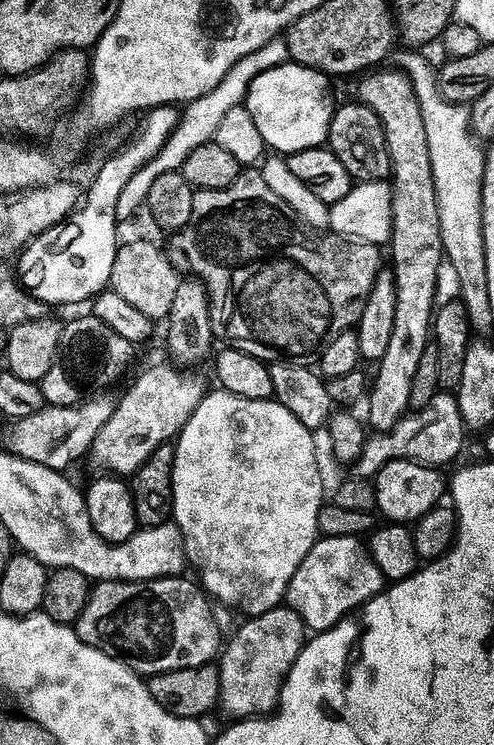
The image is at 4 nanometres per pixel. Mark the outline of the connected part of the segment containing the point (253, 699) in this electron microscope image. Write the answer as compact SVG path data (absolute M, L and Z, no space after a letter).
M277 606L247 623L229 646L227 643L218 660L220 704L225 714L233 716L231 719L236 722L255 717L263 709L260 707L279 693L280 685L306 643L304 619L295 608Z

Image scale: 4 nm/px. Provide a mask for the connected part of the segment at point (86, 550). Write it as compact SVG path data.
M64 496L64 508L72 512L72 544L64 548L64 556L60 556L60 548L56 548L56 569L73 568L92 582L123 580L130 583L150 583L184 576L186 549L184 538L175 523L161 522L155 528L138 531L125 544L110 545L95 532L86 501L80 504L76 496Z

